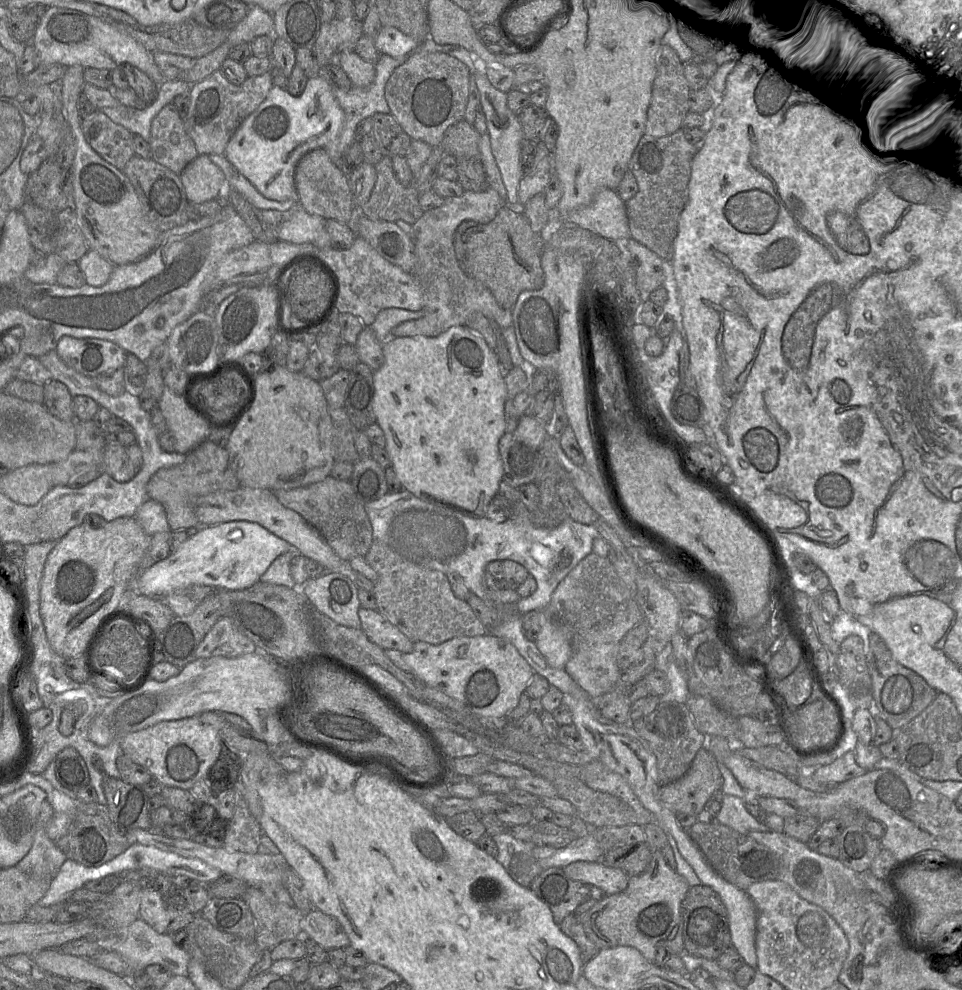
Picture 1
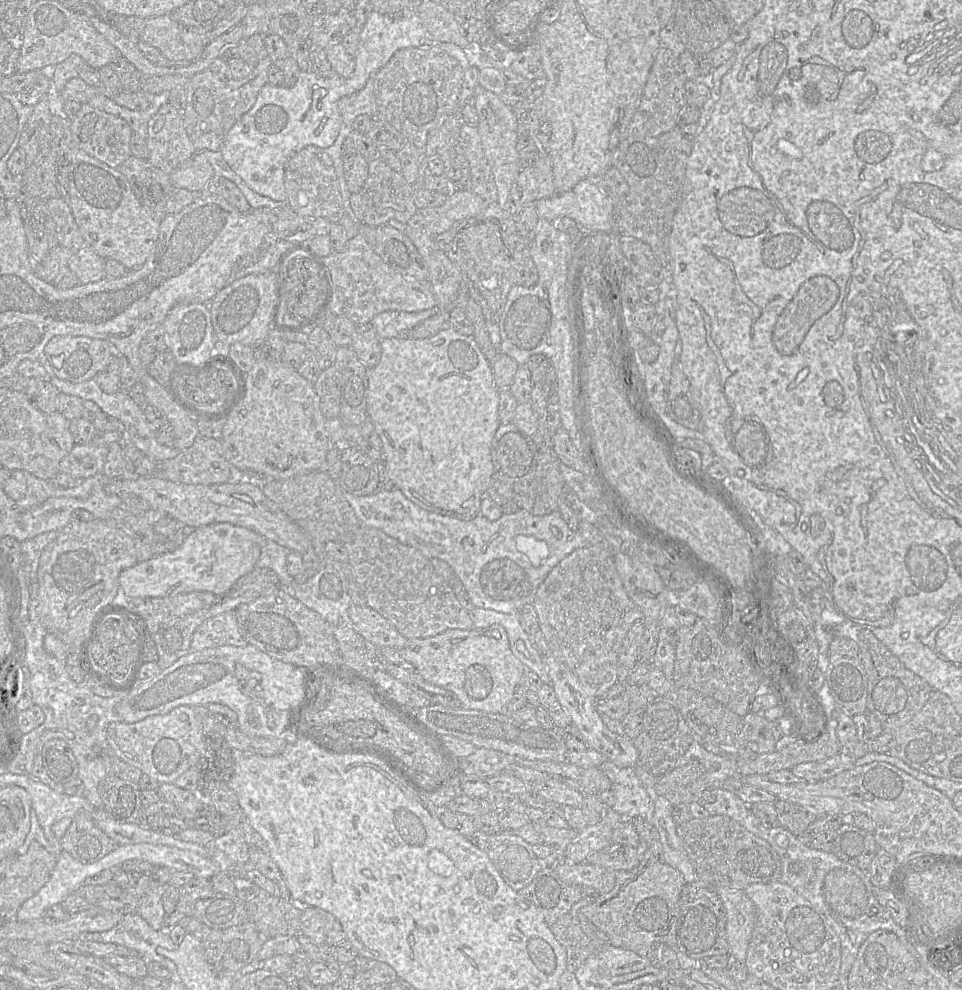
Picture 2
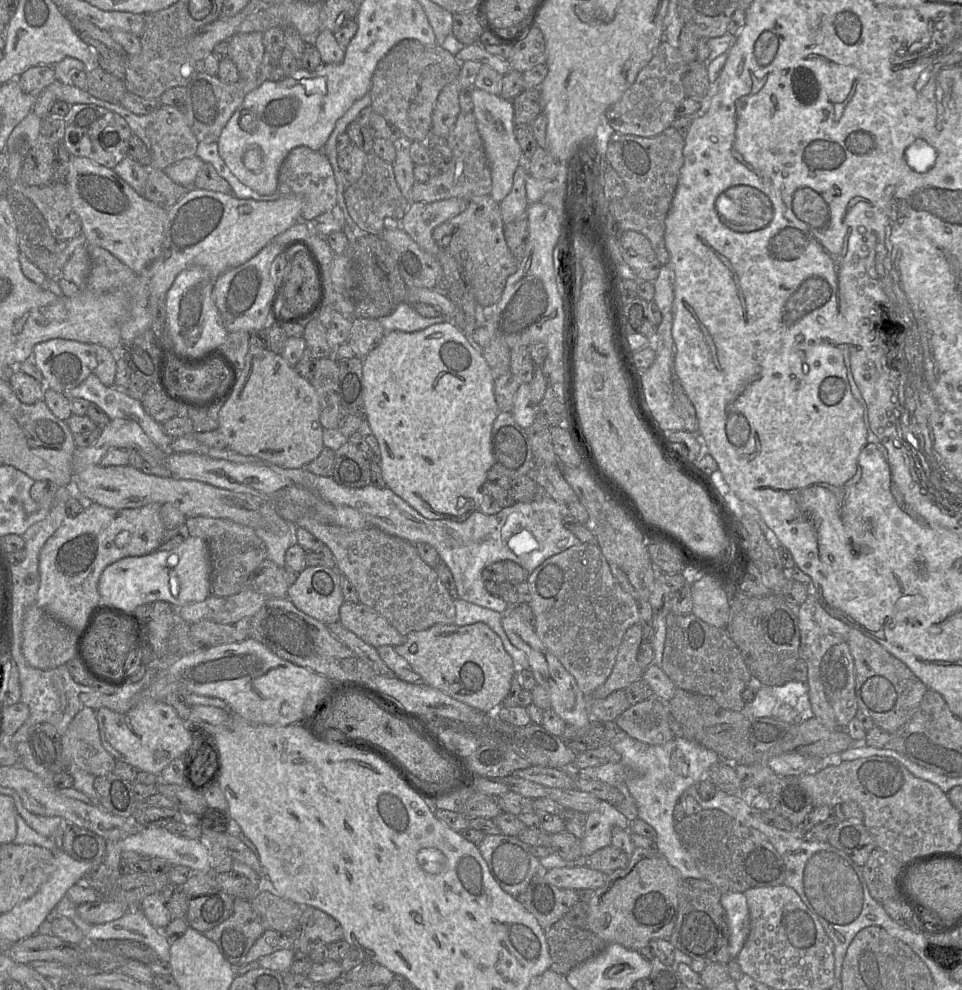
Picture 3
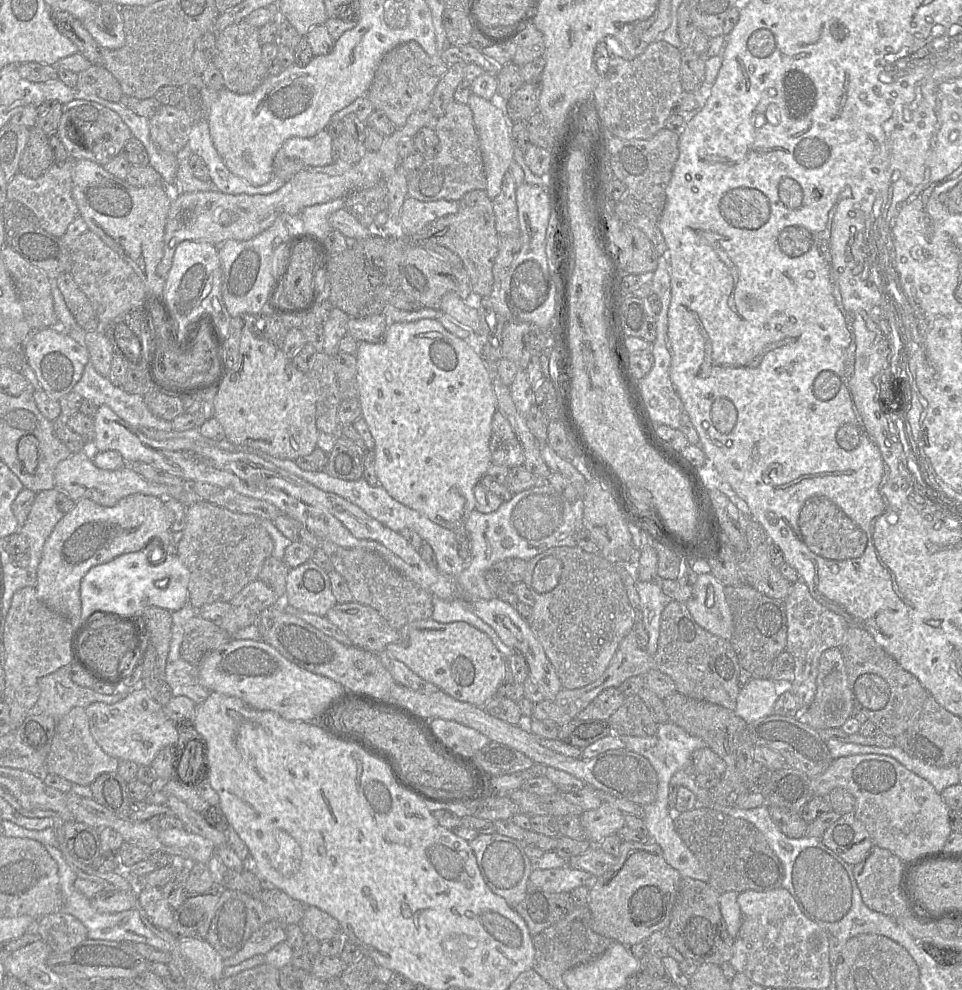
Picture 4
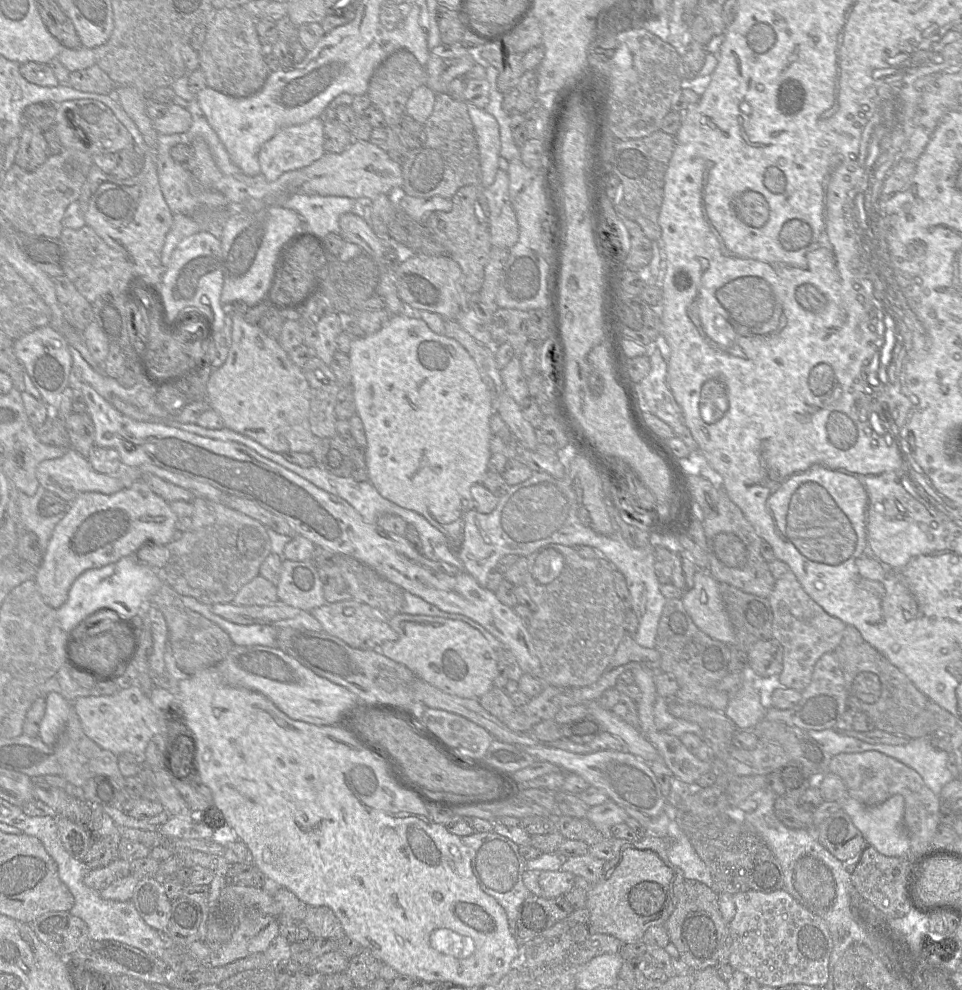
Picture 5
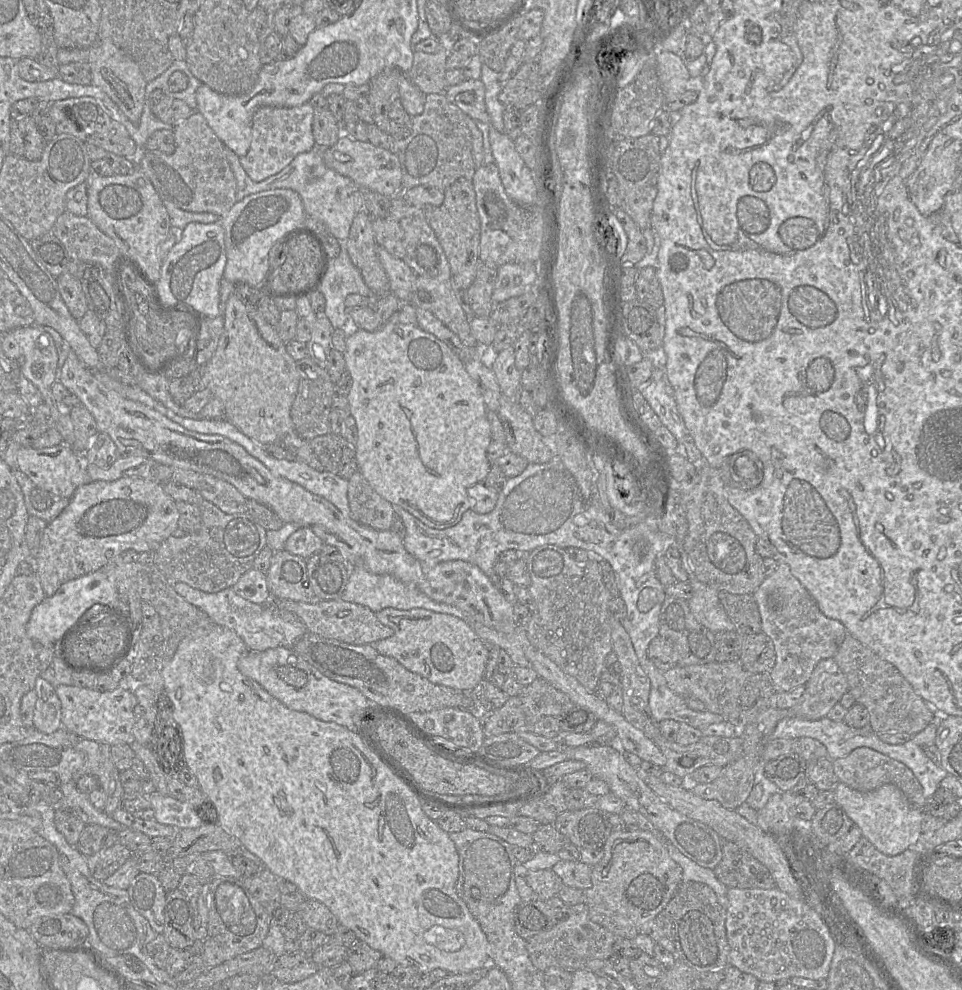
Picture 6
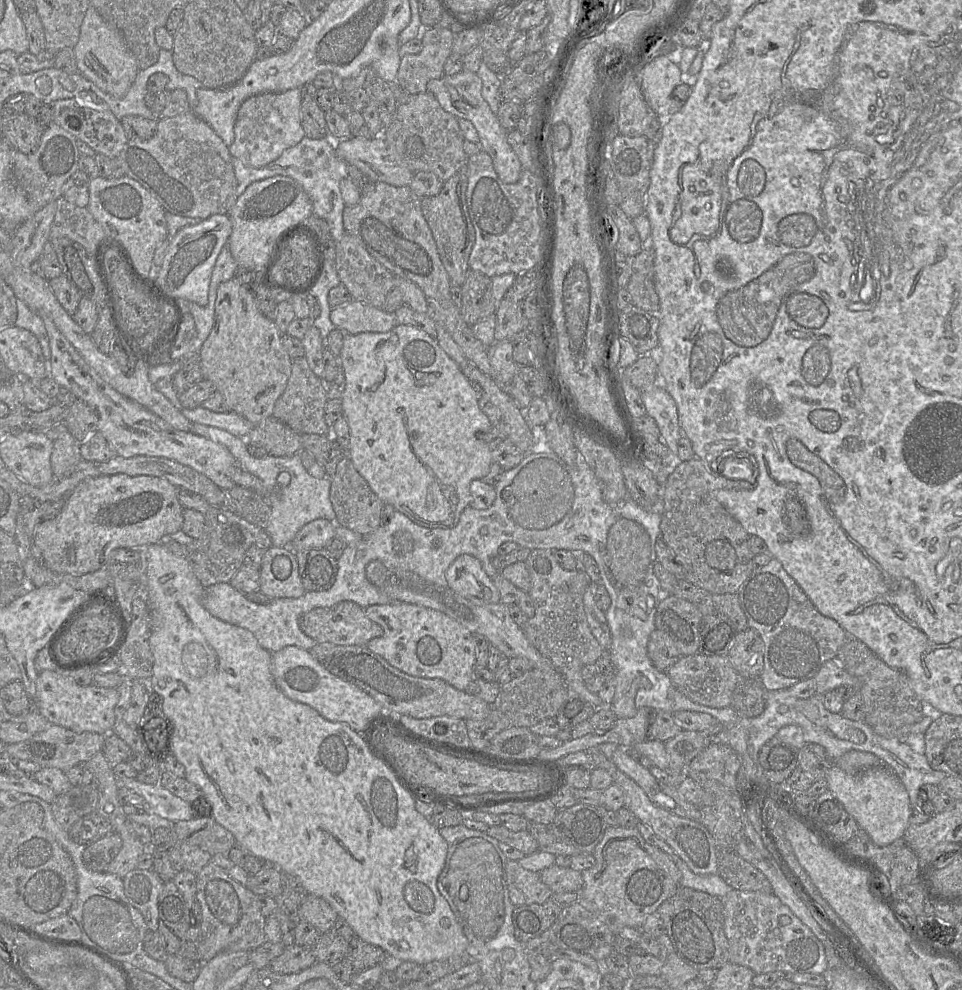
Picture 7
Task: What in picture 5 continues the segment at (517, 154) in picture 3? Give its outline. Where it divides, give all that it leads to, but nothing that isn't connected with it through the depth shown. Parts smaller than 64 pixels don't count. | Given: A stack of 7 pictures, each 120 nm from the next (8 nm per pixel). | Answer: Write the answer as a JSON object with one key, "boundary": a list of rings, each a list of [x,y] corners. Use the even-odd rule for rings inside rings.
{"boundary":[[[471,103],[466,104],[478,144],[481,186],[488,187],[494,182],[499,169],[501,148],[499,124],[495,117],[485,109],[478,108]]]}

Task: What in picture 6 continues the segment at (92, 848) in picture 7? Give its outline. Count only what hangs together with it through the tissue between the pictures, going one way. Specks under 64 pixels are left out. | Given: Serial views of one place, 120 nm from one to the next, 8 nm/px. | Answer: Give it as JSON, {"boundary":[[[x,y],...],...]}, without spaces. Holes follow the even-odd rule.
{"boundary":[[[121,843],[87,857],[88,869],[92,876],[104,881],[118,870],[133,855]]]}

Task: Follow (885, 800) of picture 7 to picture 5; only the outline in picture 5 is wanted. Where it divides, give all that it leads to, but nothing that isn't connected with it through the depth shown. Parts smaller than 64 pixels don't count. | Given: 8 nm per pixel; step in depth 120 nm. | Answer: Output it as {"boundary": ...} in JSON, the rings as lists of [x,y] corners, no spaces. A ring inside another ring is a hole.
{"boundary":[[[895,794],[876,806],[866,806],[848,797],[841,803],[841,809],[851,818],[865,842],[880,854],[887,857],[908,857],[910,855],[909,837],[904,823],[904,799],[900,794]]]}

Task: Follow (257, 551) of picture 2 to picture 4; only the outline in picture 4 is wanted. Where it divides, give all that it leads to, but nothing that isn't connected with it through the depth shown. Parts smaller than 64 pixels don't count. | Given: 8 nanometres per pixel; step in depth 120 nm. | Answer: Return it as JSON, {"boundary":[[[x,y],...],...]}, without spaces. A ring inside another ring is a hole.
{"boundary":[[[151,541],[142,550],[120,555],[89,569],[80,584],[81,619],[97,609],[140,618],[141,613],[151,606],[174,612],[189,603],[190,574],[178,556],[169,554],[159,565],[149,561],[149,551],[158,547],[157,541]]]}

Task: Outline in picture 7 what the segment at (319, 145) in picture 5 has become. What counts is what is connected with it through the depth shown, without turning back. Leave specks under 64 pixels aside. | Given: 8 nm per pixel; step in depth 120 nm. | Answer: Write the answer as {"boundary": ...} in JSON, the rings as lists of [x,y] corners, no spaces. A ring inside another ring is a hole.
{"boundary":[[[300,88],[247,98],[237,113],[234,141],[228,147],[231,156],[248,167],[261,168],[280,157],[286,149],[297,145],[306,136],[301,122],[301,102]]]}

